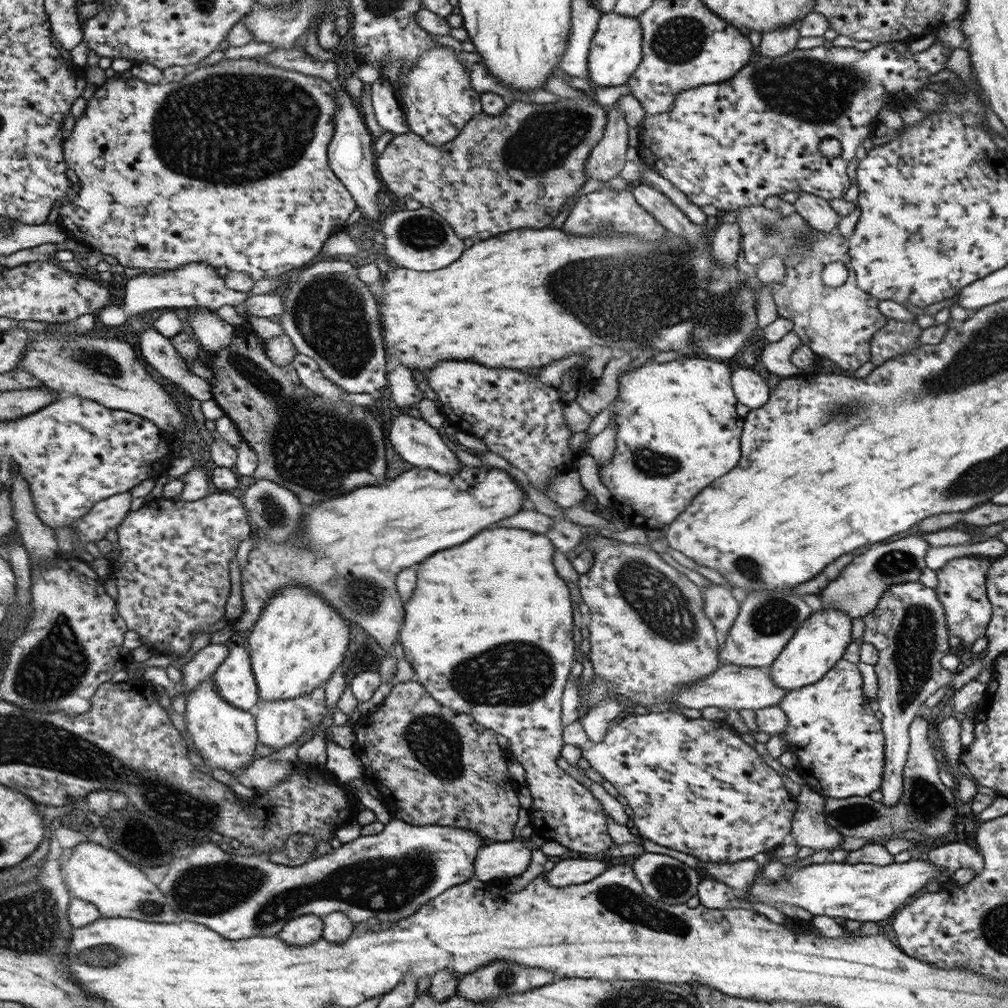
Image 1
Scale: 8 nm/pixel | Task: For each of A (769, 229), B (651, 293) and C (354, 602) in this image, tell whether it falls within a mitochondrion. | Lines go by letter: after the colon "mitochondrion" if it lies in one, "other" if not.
A: mitochondrion
B: mitochondrion
C: mitochondrion

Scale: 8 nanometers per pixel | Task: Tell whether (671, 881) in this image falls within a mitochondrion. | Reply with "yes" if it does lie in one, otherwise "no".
yes

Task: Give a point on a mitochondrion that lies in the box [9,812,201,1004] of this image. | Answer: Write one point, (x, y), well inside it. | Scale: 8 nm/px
(116, 954)

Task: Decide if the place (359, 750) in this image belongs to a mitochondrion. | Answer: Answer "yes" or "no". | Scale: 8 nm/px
no

